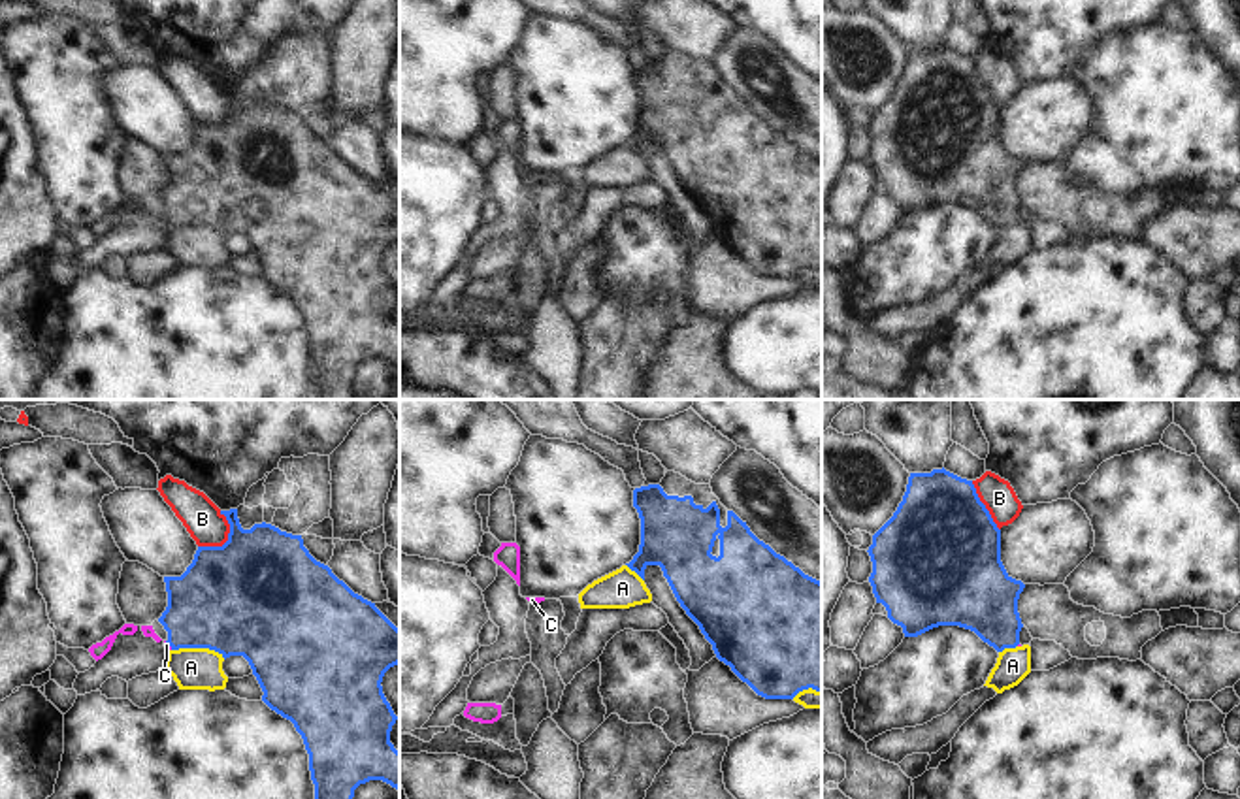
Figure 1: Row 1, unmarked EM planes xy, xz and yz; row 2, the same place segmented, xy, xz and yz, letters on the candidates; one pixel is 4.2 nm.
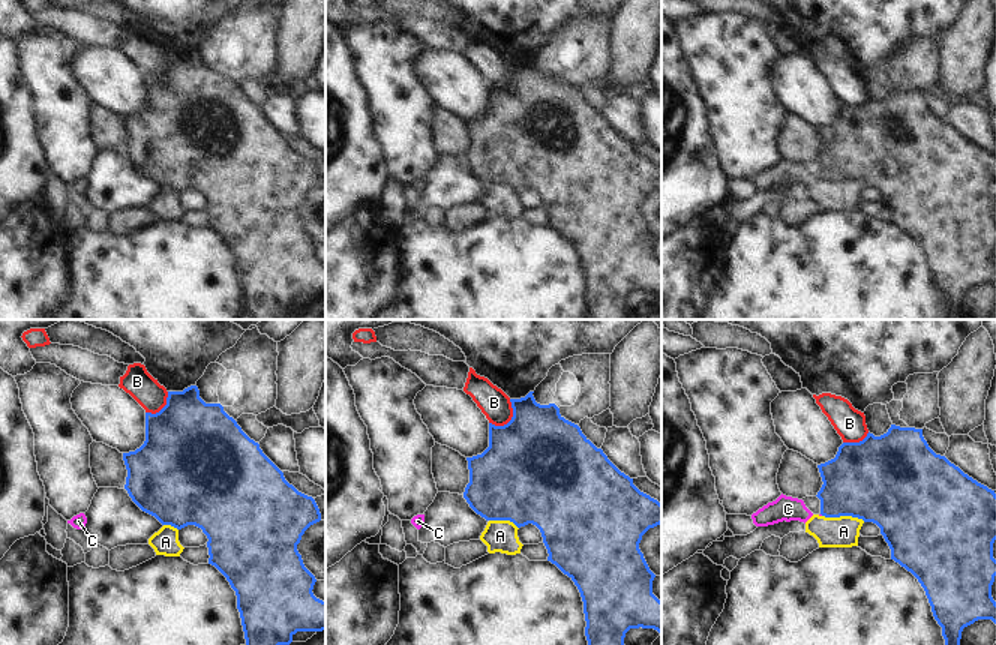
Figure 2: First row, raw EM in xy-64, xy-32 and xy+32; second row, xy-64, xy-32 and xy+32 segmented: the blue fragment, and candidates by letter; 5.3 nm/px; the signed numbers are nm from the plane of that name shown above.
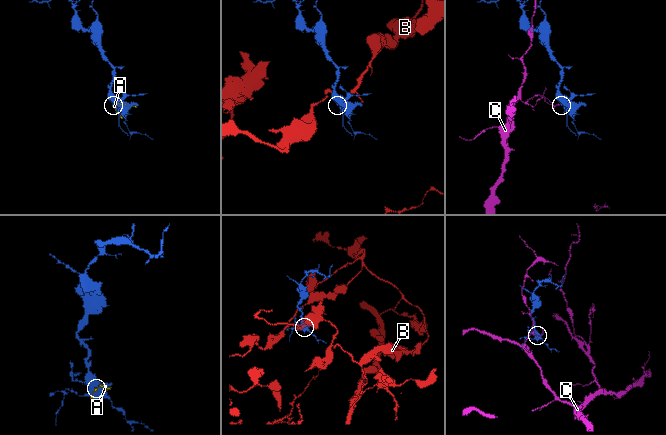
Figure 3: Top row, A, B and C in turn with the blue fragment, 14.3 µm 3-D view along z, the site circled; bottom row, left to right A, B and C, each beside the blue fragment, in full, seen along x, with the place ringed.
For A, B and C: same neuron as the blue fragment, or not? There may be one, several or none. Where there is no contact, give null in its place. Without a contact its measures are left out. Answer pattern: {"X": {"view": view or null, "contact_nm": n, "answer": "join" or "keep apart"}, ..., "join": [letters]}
{"A": {"view": "xy", "contact_nm": 240, "answer": "keep apart"}, "B": {"view": "xy", "contact_nm": 190, "answer": "keep apart"}, "C": {"view": "xy", "contact_nm": 50, "answer": "keep apart"}, "join": []}

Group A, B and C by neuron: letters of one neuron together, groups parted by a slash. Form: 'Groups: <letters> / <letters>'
Groups: A C / B

